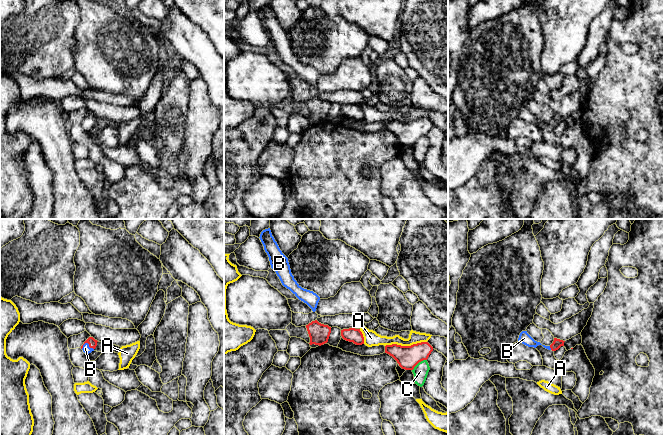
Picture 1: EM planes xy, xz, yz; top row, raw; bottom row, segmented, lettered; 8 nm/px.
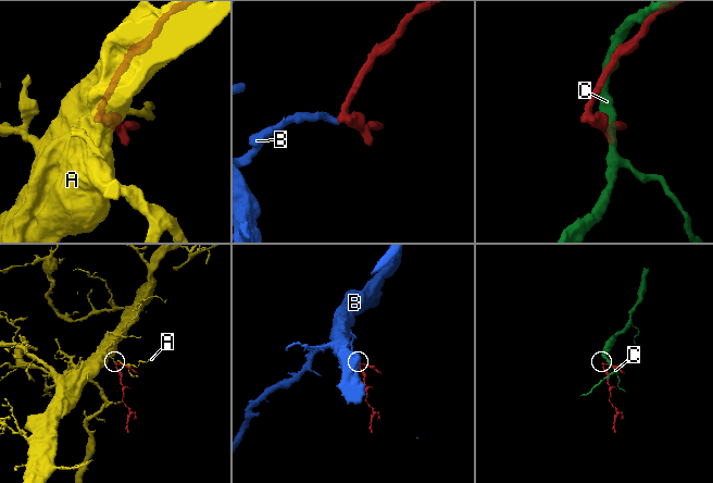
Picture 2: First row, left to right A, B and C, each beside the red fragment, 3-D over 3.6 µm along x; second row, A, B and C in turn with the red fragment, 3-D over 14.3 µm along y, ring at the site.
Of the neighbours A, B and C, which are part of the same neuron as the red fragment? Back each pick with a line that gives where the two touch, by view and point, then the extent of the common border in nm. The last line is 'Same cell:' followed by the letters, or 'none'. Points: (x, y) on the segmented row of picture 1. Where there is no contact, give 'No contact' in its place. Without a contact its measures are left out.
B: Touches red at xy (87, 342). Shared border 100 nm
Same cell: B

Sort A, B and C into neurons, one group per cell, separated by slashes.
A / B / C

